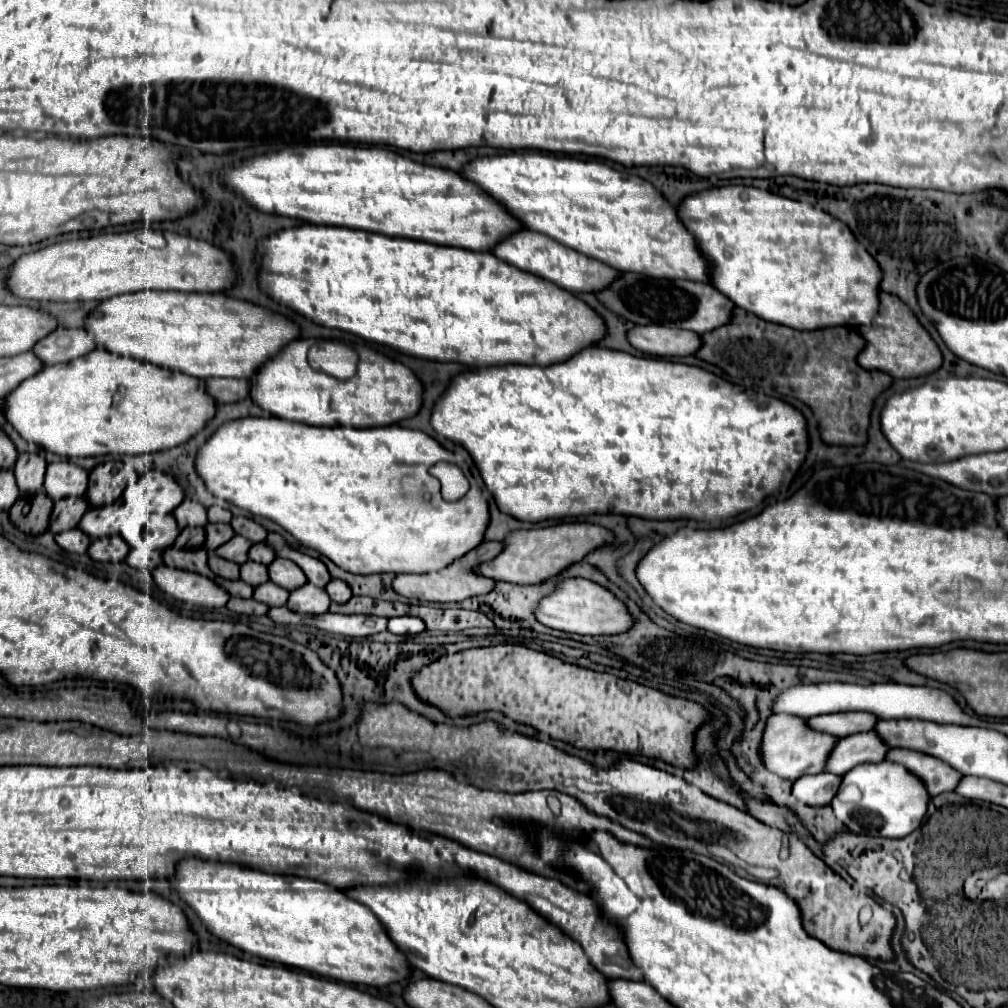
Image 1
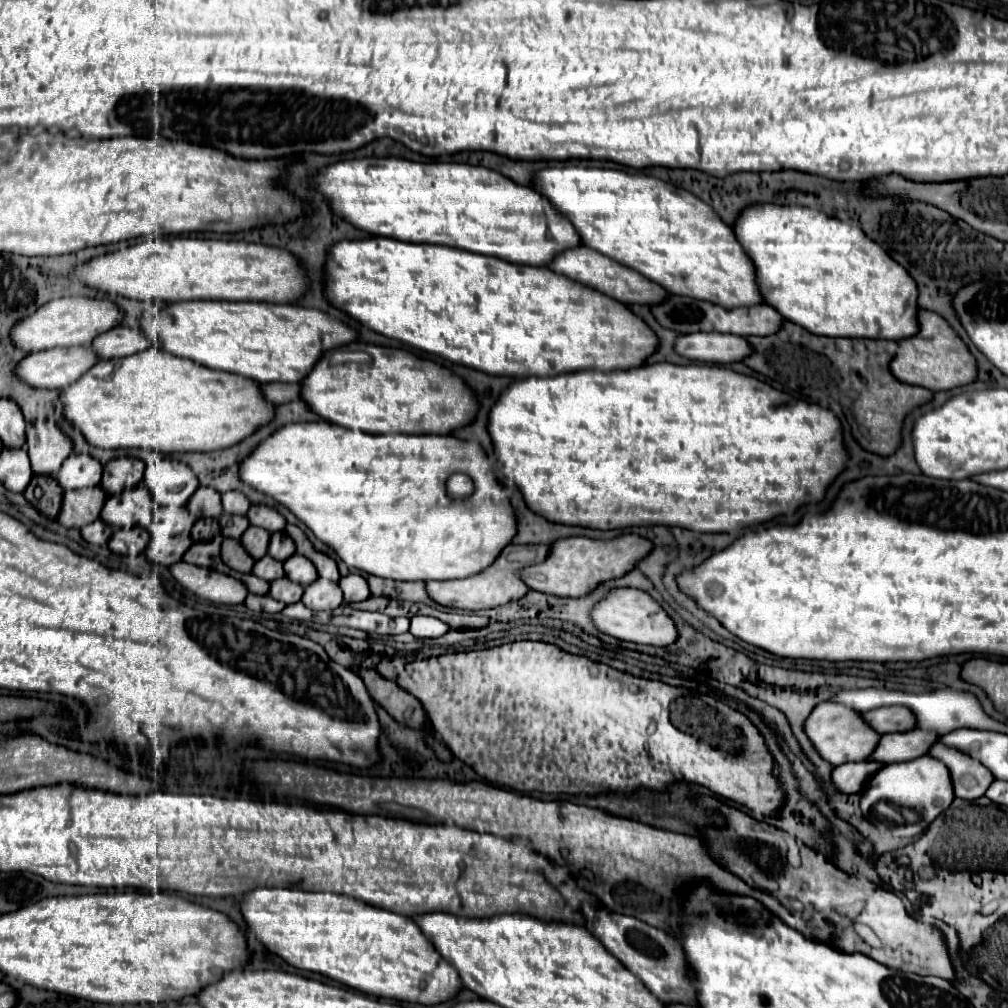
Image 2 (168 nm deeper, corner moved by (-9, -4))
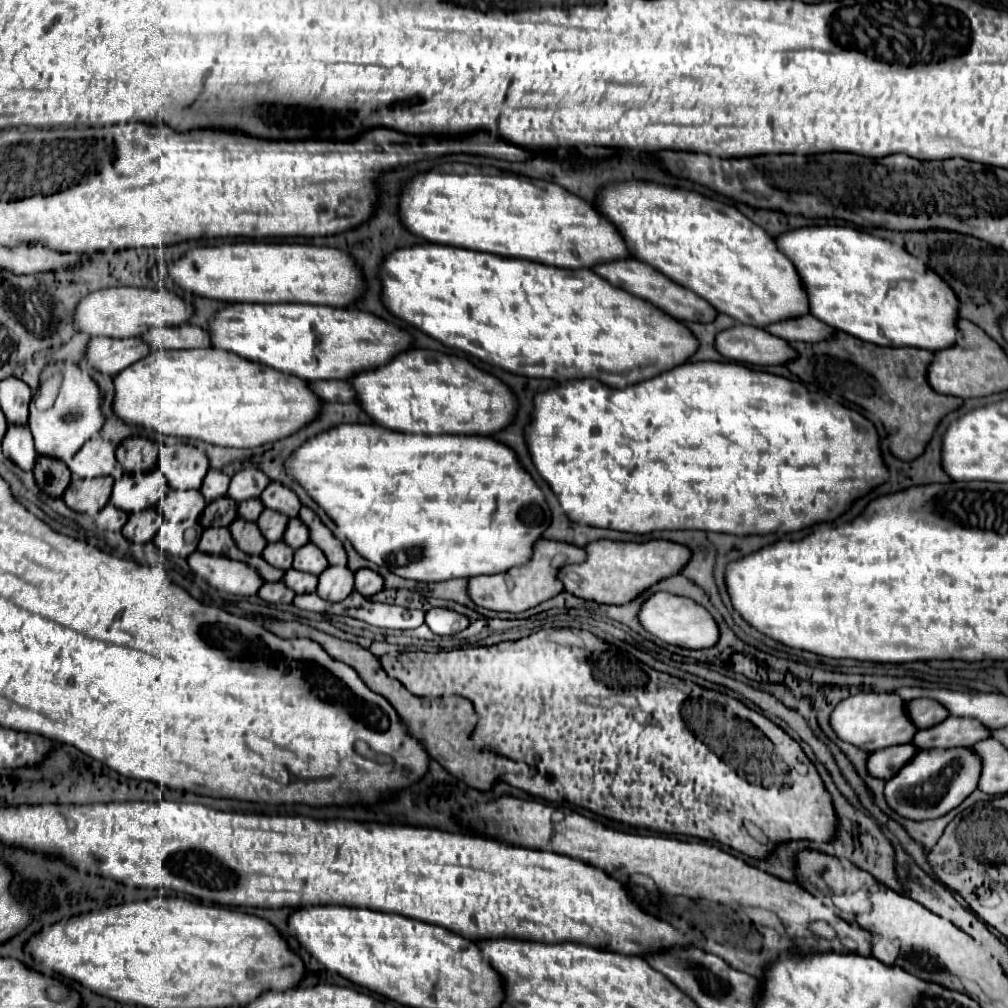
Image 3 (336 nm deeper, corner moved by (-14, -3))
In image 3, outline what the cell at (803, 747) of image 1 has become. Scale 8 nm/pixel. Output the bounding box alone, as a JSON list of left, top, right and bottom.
[830,692,914,752]

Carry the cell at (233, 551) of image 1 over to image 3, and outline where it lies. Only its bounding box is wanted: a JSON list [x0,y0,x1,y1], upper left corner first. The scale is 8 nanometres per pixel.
[256,510,288,542]

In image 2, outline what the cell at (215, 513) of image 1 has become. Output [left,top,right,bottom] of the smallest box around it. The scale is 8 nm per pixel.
[223,491,251,515]

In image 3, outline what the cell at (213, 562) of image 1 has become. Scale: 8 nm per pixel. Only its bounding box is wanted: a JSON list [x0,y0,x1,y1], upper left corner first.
[230,520,266,556]

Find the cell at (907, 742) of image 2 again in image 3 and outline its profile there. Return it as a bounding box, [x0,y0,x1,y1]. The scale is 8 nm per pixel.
[912,716,990,750]

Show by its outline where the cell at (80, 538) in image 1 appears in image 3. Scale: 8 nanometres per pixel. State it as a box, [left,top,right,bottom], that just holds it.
[96,504,128,532]

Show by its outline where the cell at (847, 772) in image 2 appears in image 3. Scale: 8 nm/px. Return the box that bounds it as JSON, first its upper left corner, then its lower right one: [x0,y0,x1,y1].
[866,744,916,780]

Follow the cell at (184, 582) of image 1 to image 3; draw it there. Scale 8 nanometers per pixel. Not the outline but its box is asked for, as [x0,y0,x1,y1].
[188,552,262,596]

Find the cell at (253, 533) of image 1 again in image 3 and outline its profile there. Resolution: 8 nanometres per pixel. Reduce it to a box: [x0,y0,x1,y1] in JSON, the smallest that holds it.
[260,484,300,518]

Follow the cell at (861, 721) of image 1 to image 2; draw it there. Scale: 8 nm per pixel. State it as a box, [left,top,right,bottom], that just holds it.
[865,705,917,733]

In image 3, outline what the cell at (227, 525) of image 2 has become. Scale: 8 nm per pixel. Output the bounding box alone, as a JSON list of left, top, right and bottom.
[238,498,262,522]

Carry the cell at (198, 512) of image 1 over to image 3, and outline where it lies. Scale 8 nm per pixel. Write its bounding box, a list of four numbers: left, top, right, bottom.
[202,472,230,502]

